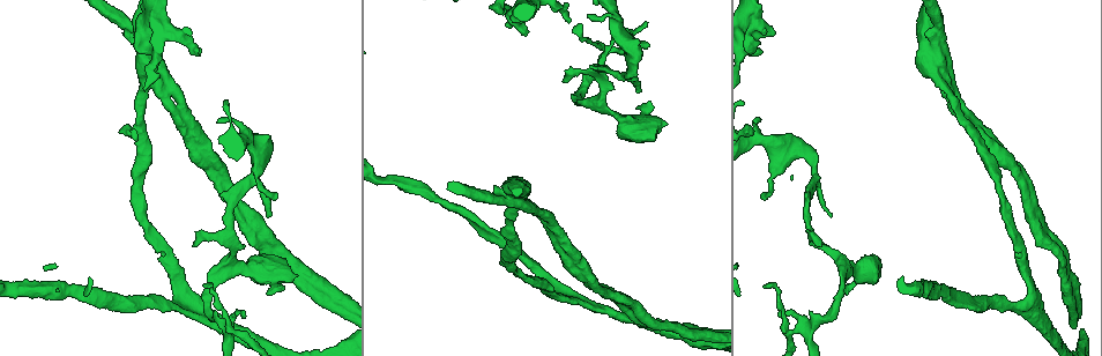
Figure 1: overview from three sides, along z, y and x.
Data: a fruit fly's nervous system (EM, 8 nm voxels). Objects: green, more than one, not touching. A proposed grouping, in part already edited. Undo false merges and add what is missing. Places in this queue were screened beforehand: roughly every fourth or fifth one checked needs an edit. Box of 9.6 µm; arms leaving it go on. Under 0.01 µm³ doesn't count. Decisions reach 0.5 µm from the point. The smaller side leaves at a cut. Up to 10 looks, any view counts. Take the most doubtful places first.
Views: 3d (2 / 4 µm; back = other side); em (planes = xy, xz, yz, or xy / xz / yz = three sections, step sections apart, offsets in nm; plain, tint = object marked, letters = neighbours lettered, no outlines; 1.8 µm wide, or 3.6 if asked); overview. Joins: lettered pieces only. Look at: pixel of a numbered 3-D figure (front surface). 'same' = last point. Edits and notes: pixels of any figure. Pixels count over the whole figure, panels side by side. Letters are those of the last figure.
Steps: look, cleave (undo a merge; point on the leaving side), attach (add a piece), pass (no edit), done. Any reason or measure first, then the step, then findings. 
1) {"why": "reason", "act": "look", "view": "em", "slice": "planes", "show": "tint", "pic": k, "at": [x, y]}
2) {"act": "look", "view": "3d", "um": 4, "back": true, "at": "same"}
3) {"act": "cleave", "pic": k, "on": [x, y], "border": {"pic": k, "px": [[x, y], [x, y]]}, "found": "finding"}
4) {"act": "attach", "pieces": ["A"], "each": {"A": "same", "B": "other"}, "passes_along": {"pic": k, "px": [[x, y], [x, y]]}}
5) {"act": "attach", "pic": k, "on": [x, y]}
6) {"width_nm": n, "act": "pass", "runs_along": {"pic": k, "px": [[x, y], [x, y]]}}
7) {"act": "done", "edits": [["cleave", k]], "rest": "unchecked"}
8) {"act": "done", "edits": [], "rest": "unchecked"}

{"why": "branch stops here", "act": "look", "view": "3d", "um": 4, "pic": 1, "at": [571, 19]}

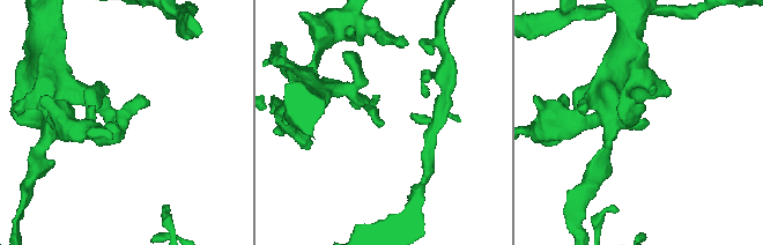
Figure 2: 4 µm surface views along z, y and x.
{"why": "shape alone is not enough", "act": "look", "view": "em", "slice": "planes", "show": "letters", "pic": 2, "at": [381, 123]}

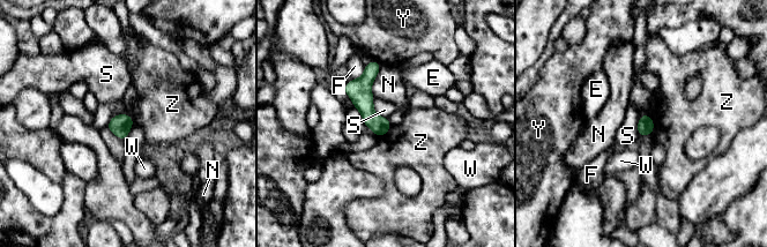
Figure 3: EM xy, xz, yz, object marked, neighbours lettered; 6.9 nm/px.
{"longest_contact_nm": ["N", 240], "act": "pass", "each": {"E": "other", "F": "other", "N": "other", "S": "other", "W": "other", "Y": "other", "Z": "other"}, "found": "none of them fits"}

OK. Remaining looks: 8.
{"why": "thick turns thin", "act": "look", "view": "em", "slice": "planes", "show": "letters", "pic": 1, "at": [934, 75]}

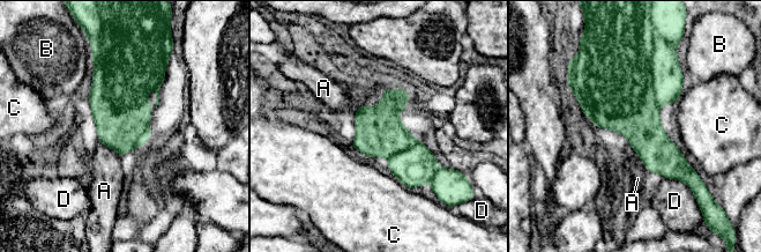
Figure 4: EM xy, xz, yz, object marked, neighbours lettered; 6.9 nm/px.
{"act": "cleave", "pic": 4, "on": [668, 80], "each": {"A": "other", "B": "other", "C": "other", "D": "other"}, "found": "a second neuron is stuck on"}

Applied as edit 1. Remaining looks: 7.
{"why": "abrupt turn", "act": "look", "view": "3d", "um": 4, "pic": 1, "at": [229, 242]}

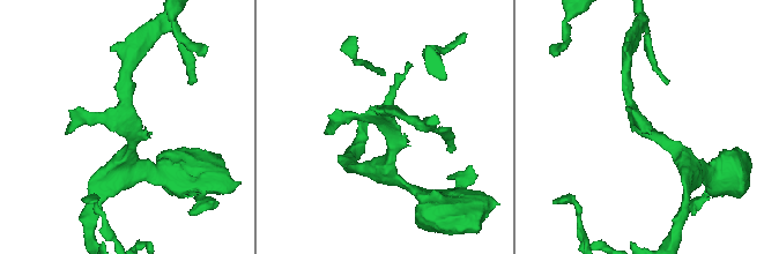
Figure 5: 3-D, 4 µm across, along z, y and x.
{"arms": 3, "arm_widths_nm": [170, 180, 220], "why": "now the EM", "act": "look", "view": "em", "slice": "planes", "show": "letters", "pic": 5, "at": [386, 128]}

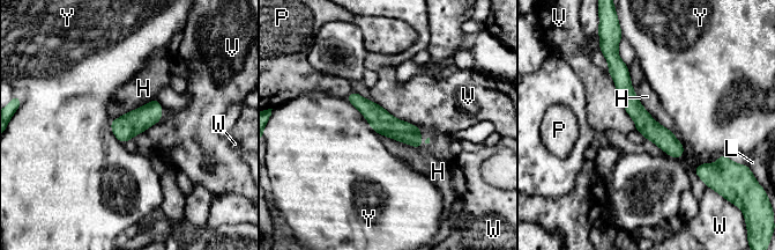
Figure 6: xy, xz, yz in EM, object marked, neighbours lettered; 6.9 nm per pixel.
{"act": "pass", "each": {"H": "other", "L": "other", "P": "other", "V": "other", "W": "other", "Y": "other"}, "runs_along": {"pic": 6, "px": [[611, 65], [635, 111], [677, 155]]}, "found": "all the same neuron"}

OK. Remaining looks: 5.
{"why": "an open end", "act": "look", "view": "3d", "um": 2, "back": true, "pic": 1, "at": [779, 313]}

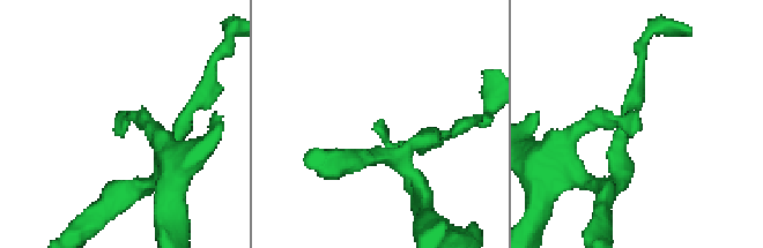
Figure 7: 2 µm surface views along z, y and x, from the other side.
{"why": "shape alone is not enough", "act": "look", "view": "em", "slice": "planes", "show": "letters", "pic": 7, "at": [117, 116]}

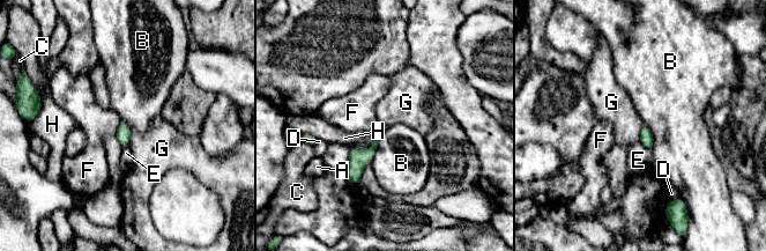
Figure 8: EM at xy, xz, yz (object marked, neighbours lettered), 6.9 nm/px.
{"longest_contact_nm": ["B", 300], "act": "pass", "each": {"A": "other", "B": "other", "C": "other", "D": "other", "E": "other", "F": "other", "G": "other", "H": "other"}, "runs_along": {"pic": 8, "px": [[381, 126], [351, 179]]}, "found": "no lettered piece goes on from it"}

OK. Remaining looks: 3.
{"act": "done", "edits": [["cleave", 4]], "rest": "unchecked"}

